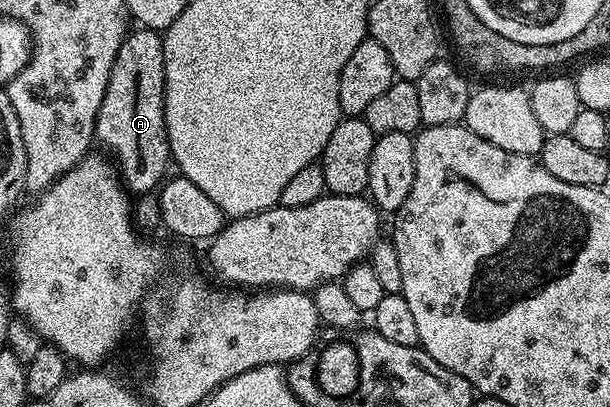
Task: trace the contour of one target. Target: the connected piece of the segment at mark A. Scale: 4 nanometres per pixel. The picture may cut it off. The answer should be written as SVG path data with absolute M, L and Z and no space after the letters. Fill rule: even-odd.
M134 29L127 34L126 39L120 45L120 53L116 53L116 61L112 65L112 73L108 77L108 89L105 90L104 101L101 102L100 113L97 114L97 125L95 127L95 138L106 145L110 150L116 152L115 162L123 177L123 184L133 194L139 195L153 192L165 178L167 167L170 167L170 142L167 139L167 125L164 121L164 49L162 48L162 35L157 31L149 29Z

